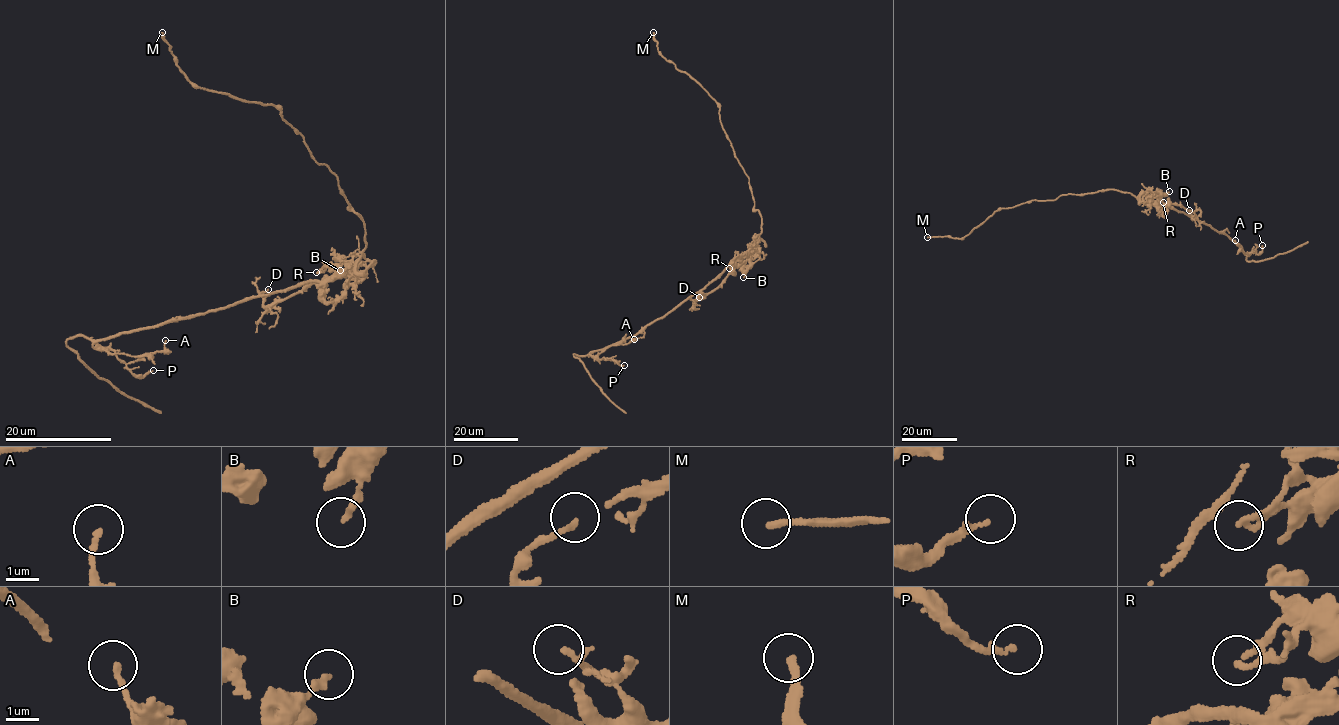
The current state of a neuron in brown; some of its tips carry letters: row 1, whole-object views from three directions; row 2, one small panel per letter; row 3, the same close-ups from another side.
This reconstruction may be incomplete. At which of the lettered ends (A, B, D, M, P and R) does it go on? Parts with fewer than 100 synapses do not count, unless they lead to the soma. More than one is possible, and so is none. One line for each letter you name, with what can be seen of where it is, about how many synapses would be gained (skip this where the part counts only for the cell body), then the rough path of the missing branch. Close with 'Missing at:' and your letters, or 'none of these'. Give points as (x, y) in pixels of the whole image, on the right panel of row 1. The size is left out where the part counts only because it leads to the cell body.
Missing at: none of these

